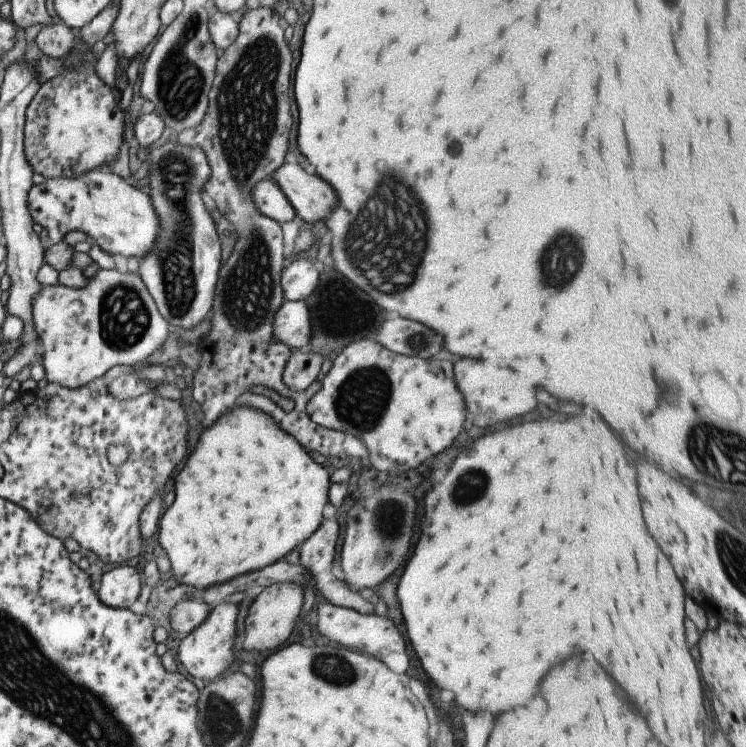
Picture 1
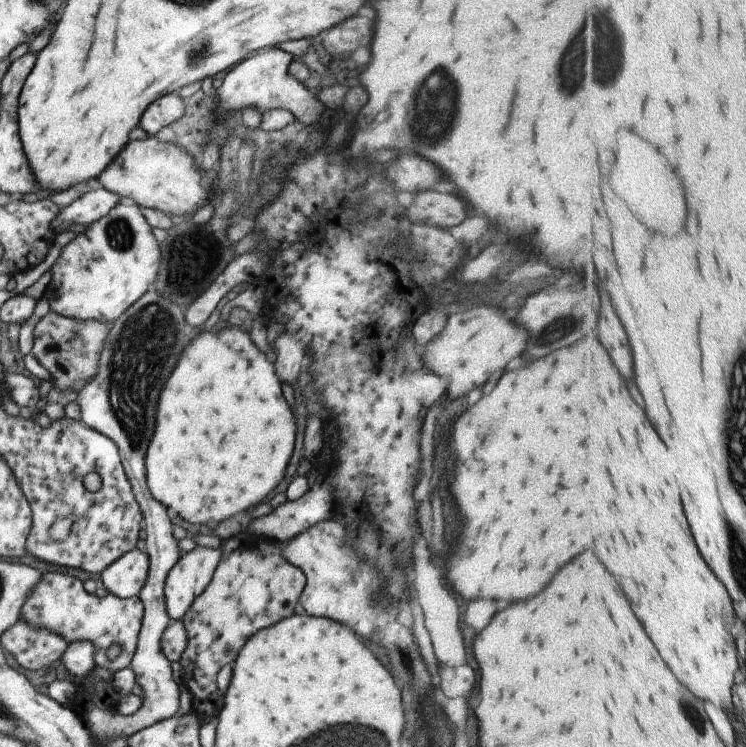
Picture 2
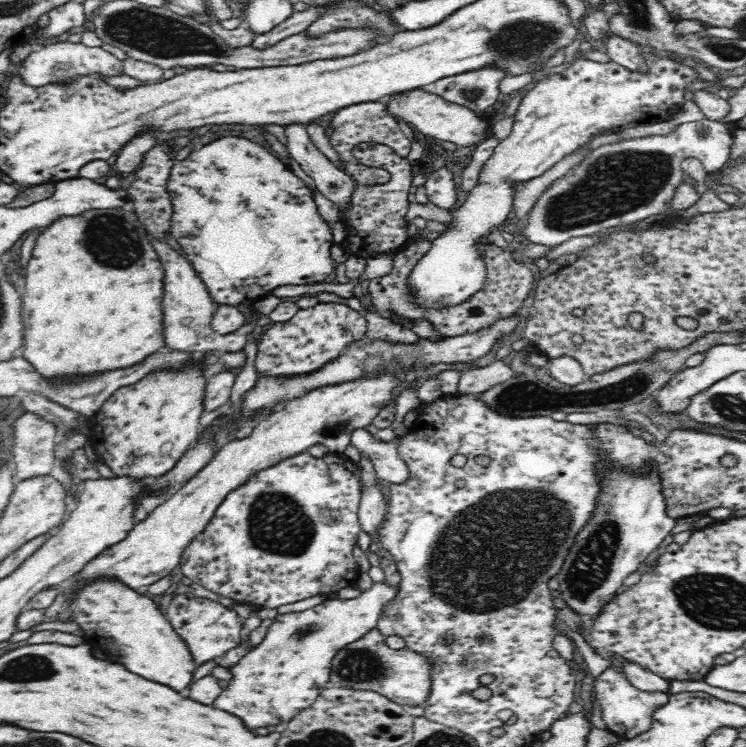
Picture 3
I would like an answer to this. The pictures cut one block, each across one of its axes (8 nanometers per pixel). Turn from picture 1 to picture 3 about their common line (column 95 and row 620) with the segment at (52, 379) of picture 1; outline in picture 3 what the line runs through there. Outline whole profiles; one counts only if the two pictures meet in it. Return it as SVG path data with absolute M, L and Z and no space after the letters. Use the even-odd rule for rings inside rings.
M378 582L371 589L362 591L354 598L327 598L312 608L277 613L262 641L248 649L237 665L230 669L232 677L228 680L227 687L221 690L222 694L216 697L214 708L226 710L228 714L234 714L236 718L240 718L246 730L276 726L292 720L294 716L298 716L302 710L308 708L325 689L330 674L329 666L335 654L345 644L358 640L377 626L377 620L381 616L385 602L394 596L396 589L397 587Z

